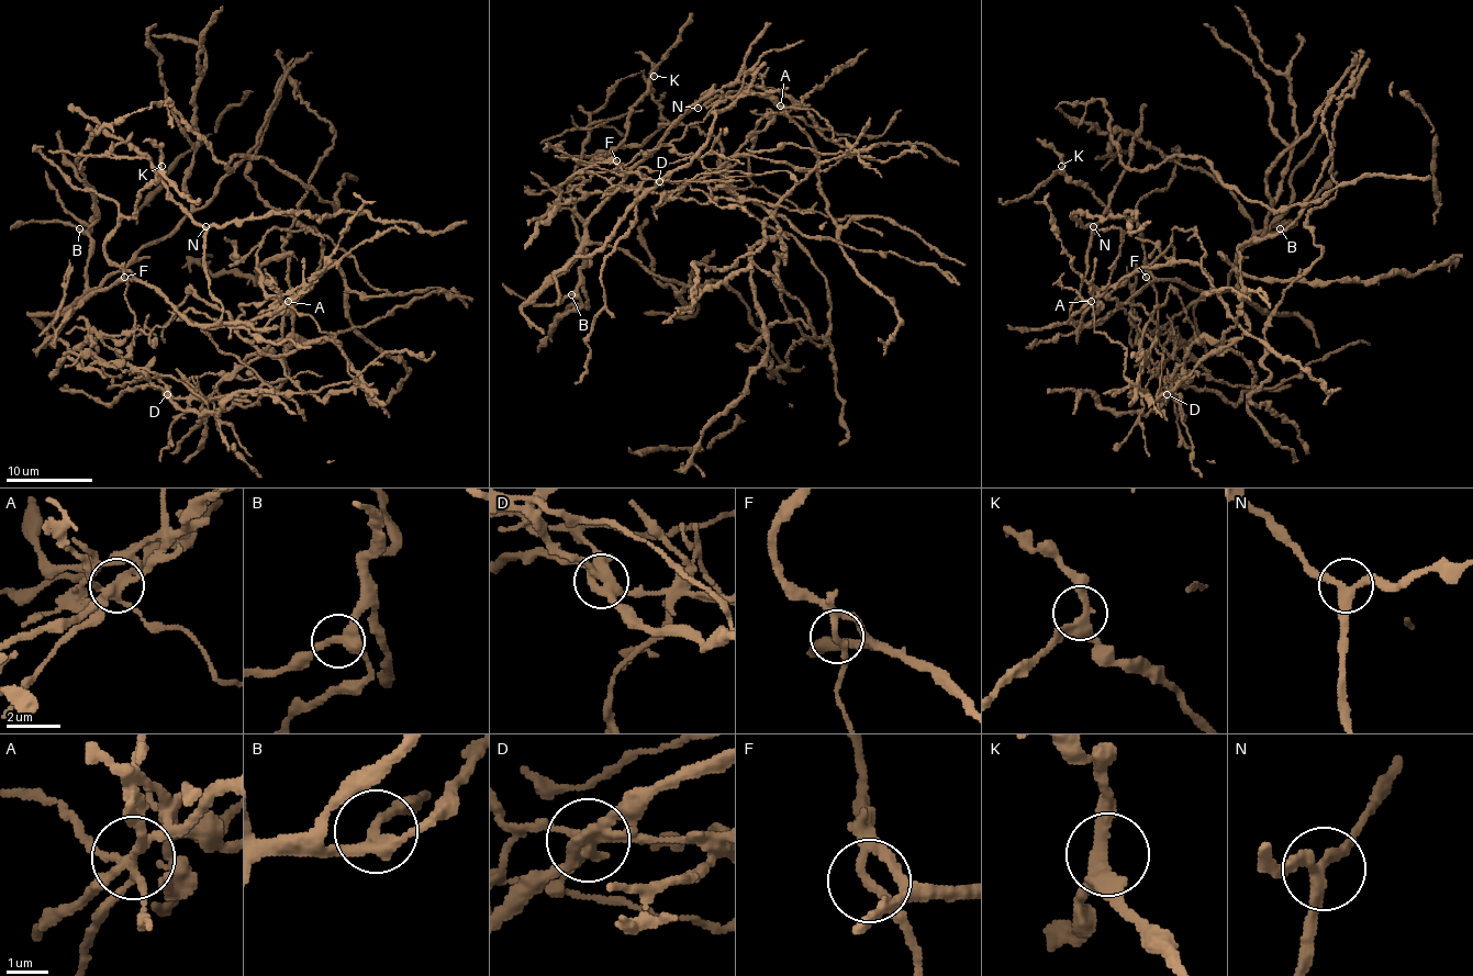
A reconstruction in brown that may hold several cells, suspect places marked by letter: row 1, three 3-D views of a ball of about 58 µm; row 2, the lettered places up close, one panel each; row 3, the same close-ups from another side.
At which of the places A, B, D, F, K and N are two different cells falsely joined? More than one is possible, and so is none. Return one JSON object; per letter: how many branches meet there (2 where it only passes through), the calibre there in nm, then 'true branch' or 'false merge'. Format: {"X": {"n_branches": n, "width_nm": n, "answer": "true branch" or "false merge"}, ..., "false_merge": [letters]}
{"A": {"n_branches": 5, "width_nm": 260, "answer": "false merge"}, "B": {"n_branches": 3, "width_nm": 300, "answer": "true branch"}, "D": {"n_branches": 5, "width_nm": 360, "answer": "false merge"}, "F": {"n_branches": 3, "width_nm": 170, "answer": "false merge"}, "K": {"n_branches": 3, "width_nm": 320, "answer": "true branch"}, "N": {"n_branches": 3, "width_nm": 240, "answer": "true branch"}, "false_merge": ["A", "D", "F"]}

